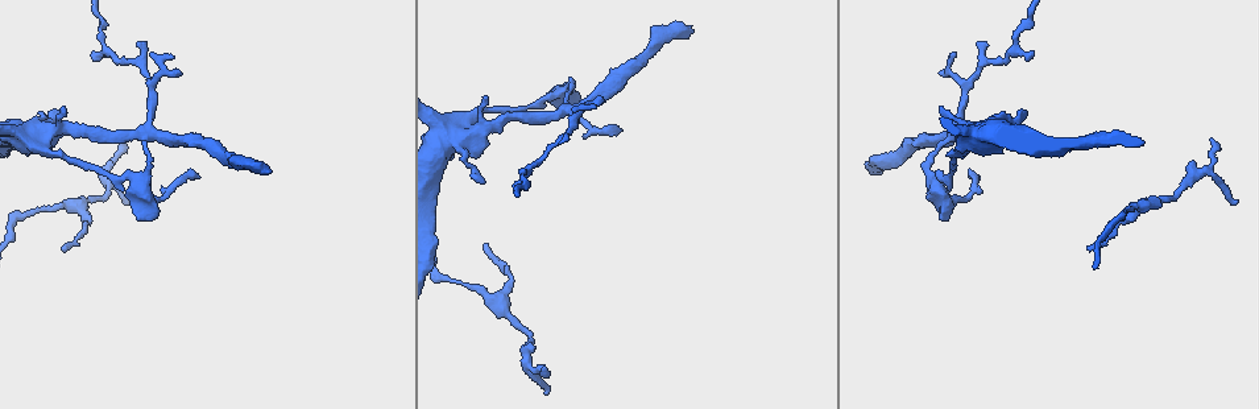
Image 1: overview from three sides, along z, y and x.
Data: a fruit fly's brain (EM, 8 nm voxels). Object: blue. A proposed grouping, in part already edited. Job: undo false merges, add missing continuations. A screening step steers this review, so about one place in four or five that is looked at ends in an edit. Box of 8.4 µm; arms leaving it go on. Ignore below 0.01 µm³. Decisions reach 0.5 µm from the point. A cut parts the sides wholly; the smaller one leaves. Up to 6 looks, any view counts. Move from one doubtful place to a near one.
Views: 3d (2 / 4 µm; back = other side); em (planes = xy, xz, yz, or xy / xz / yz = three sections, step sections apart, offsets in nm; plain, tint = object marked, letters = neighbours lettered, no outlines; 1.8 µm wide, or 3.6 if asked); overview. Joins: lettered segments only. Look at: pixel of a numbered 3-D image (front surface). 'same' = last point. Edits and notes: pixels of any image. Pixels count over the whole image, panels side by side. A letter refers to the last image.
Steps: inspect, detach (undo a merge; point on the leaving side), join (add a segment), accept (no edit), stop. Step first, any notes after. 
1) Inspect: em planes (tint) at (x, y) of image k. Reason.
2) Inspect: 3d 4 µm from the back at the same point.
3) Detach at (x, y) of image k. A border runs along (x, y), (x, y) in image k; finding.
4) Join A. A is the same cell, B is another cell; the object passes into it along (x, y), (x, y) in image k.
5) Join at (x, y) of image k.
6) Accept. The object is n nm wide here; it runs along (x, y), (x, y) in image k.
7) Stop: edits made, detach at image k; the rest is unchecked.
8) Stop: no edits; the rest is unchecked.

Inspect: em planes (plain) at (268, 167) of image 1. End of a long branch.

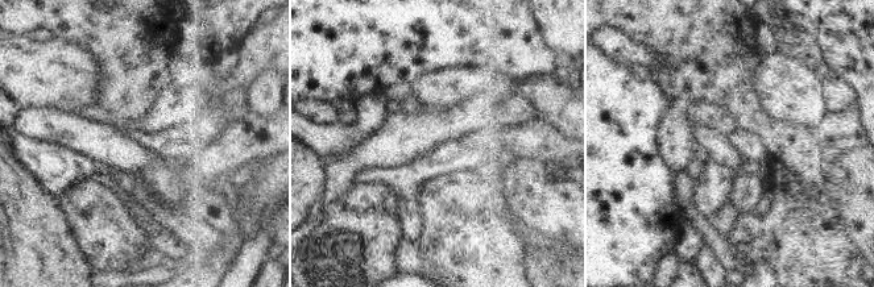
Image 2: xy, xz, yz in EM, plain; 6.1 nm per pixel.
Inspect: em planes (tint) at the same point.

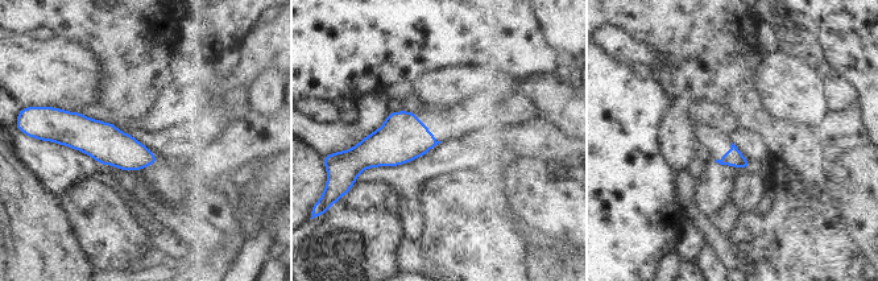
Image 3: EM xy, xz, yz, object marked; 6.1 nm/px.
Inspect: em planes (letters) at the same point. What lies round it.

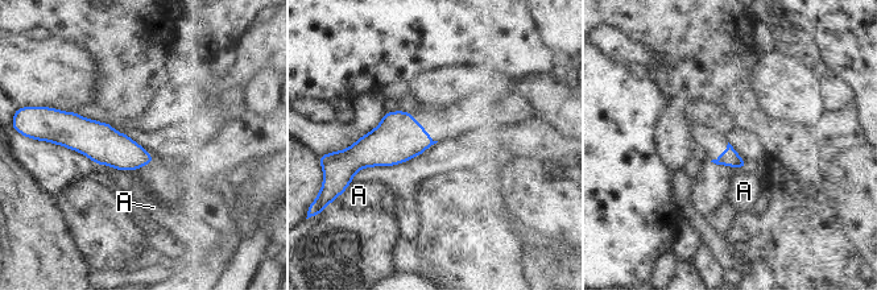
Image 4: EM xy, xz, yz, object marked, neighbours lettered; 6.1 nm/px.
Accept. The longest contact is with A, 50 nm; A is another cell; none of them fits.

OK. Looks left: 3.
Inspect: em planes (letters) at (41, 147) of image 1. Sudden change in width.

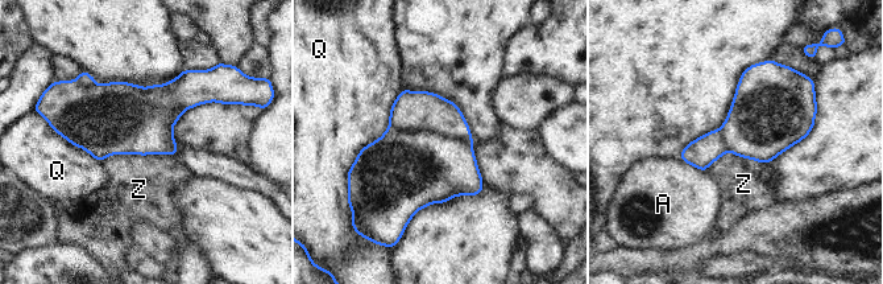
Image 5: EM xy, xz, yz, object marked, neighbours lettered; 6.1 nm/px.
Detach at (411, 111) of image 5. A, Q and Z are other cells; two cells meet here.

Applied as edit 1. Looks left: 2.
Stop: edits made, detach at image 5; the rest is unchecked.

